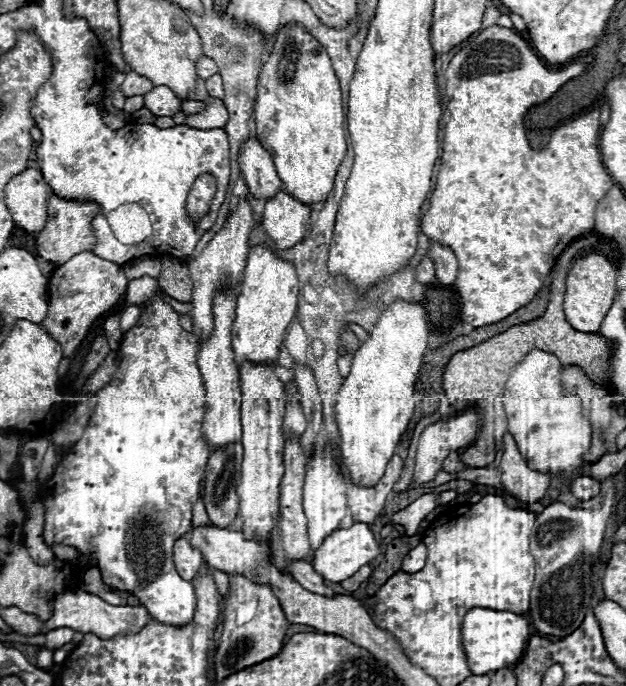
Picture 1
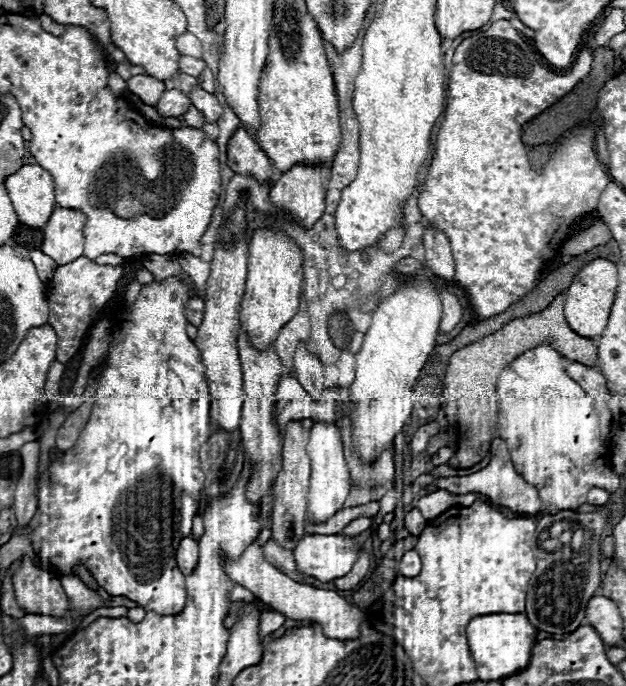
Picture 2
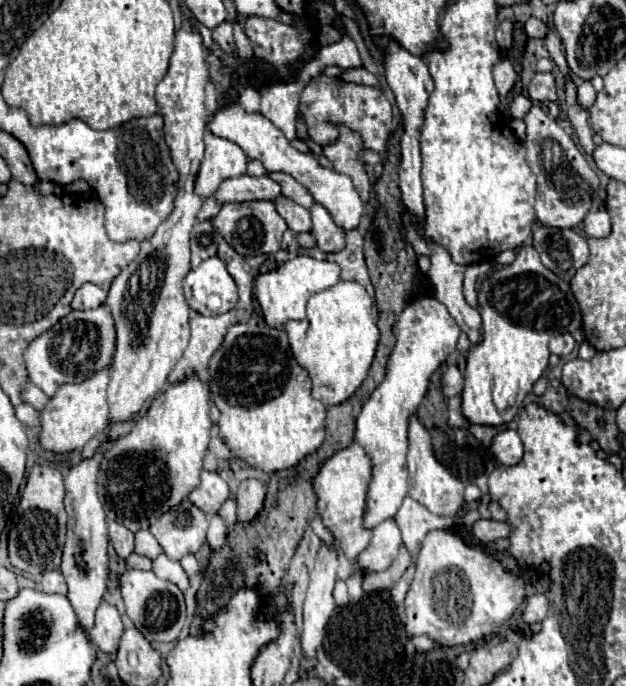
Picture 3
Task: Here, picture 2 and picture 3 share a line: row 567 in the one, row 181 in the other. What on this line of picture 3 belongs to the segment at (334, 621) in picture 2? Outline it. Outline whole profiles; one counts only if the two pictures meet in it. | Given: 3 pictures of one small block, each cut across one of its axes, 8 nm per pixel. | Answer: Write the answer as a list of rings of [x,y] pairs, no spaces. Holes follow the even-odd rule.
[[[248,174],[224,180],[214,192],[216,202],[250,202],[250,200],[274,200],[280,194],[280,186],[268,176],[252,178]]]

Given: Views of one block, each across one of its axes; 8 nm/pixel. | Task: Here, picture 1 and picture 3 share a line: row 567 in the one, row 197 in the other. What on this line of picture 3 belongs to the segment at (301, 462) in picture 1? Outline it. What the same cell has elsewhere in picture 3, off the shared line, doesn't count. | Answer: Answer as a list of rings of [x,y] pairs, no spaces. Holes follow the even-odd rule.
[[[282,194],[274,200],[274,206],[276,206],[278,214],[286,220],[290,230],[294,230],[294,232],[310,232],[312,222],[310,222],[310,210],[308,208],[292,202],[292,198],[286,198]]]

